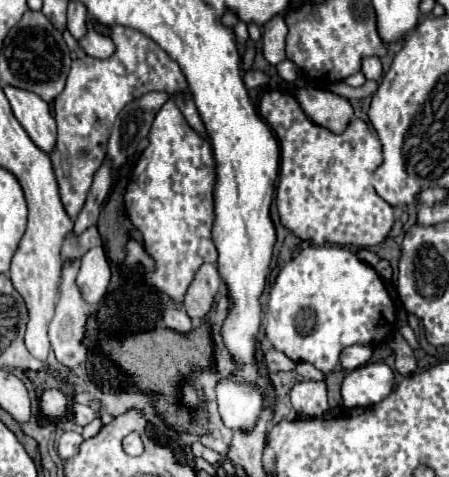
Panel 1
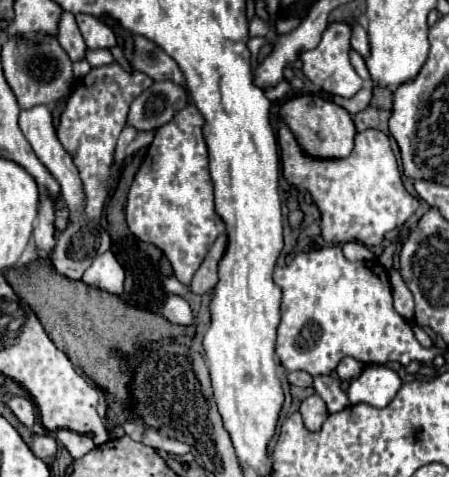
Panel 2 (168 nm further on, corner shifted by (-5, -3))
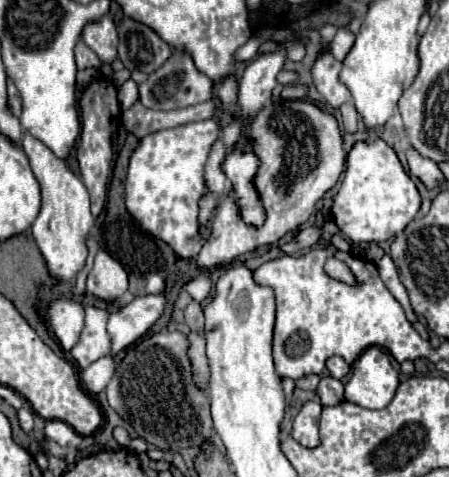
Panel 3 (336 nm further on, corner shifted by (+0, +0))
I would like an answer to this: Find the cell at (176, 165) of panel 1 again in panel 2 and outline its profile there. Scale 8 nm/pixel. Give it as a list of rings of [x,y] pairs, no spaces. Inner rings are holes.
[[[187,105],[167,125],[159,127],[127,195],[127,225],[135,237],[157,245],[175,269],[175,277],[189,285],[211,243],[225,233],[215,211],[209,151],[203,135],[205,119],[195,105]]]

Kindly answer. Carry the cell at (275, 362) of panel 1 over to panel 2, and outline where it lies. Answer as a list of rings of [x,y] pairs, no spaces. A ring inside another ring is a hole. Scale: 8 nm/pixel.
[[[295,371],[295,373],[289,373],[289,383],[291,385],[297,385],[297,387],[311,387],[313,385],[313,377],[307,375],[305,371]]]

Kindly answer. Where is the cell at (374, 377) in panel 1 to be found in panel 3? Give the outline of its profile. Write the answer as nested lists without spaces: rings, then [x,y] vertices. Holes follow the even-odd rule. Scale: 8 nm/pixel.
[[[372,346],[354,362],[352,376],[346,382],[346,400],[364,408],[384,408],[398,382],[398,372],[392,368],[388,354]]]

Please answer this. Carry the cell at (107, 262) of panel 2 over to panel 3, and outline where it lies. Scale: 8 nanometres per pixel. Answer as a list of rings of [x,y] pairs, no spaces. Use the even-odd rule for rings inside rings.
[[[100,250],[94,258],[94,266],[88,272],[86,290],[88,294],[104,300],[114,302],[126,294],[128,288],[128,274],[124,268],[104,250]]]

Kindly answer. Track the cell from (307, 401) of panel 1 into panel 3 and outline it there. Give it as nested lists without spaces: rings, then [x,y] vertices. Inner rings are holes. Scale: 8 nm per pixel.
[[[308,400],[302,410],[298,412],[298,416],[294,418],[294,428],[292,428],[292,436],[294,440],[298,440],[302,446],[306,448],[314,448],[318,446],[318,420],[320,420],[320,412],[322,406],[318,400]]]

